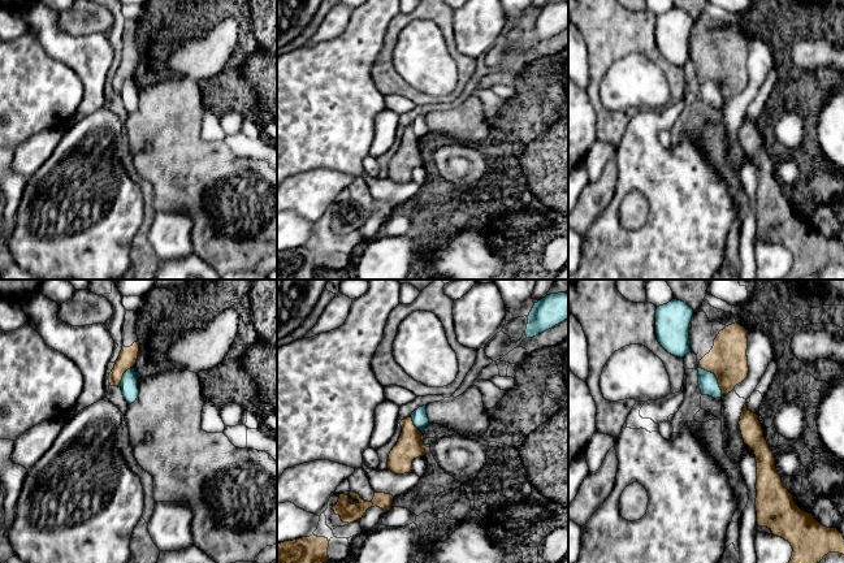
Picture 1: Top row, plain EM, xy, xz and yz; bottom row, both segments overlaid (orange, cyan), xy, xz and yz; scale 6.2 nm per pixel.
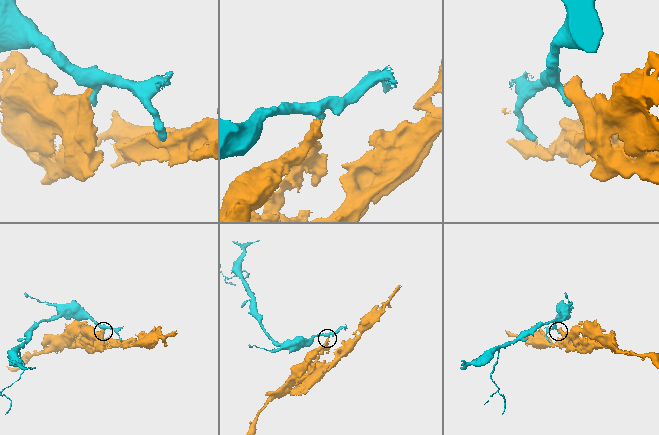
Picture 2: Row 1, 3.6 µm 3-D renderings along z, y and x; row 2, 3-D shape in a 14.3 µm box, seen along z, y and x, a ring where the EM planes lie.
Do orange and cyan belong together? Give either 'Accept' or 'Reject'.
Reject

